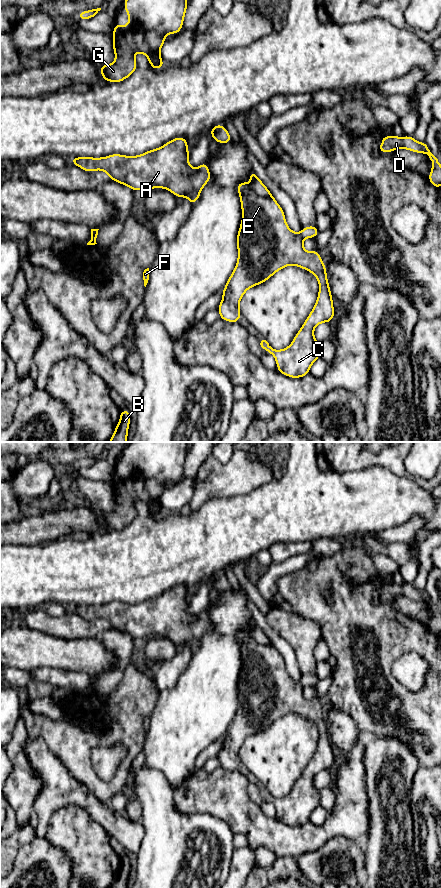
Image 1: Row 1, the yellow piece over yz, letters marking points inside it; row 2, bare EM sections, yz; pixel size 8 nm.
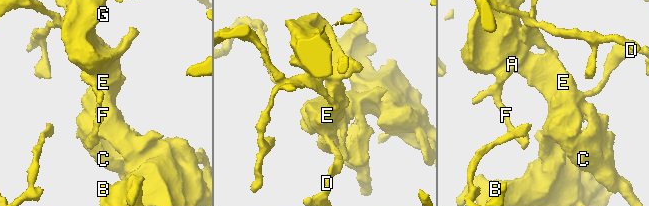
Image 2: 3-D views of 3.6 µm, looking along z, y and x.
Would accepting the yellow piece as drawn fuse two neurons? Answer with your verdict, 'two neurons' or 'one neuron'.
two neurons

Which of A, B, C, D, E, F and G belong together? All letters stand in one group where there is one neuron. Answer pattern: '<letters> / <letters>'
A B C E G / D F

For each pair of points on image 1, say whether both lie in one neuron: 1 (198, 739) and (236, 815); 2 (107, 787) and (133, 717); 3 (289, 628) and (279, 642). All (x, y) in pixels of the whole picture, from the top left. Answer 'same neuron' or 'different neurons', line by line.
1: different neurons
2: same neuron
3: different neurons

